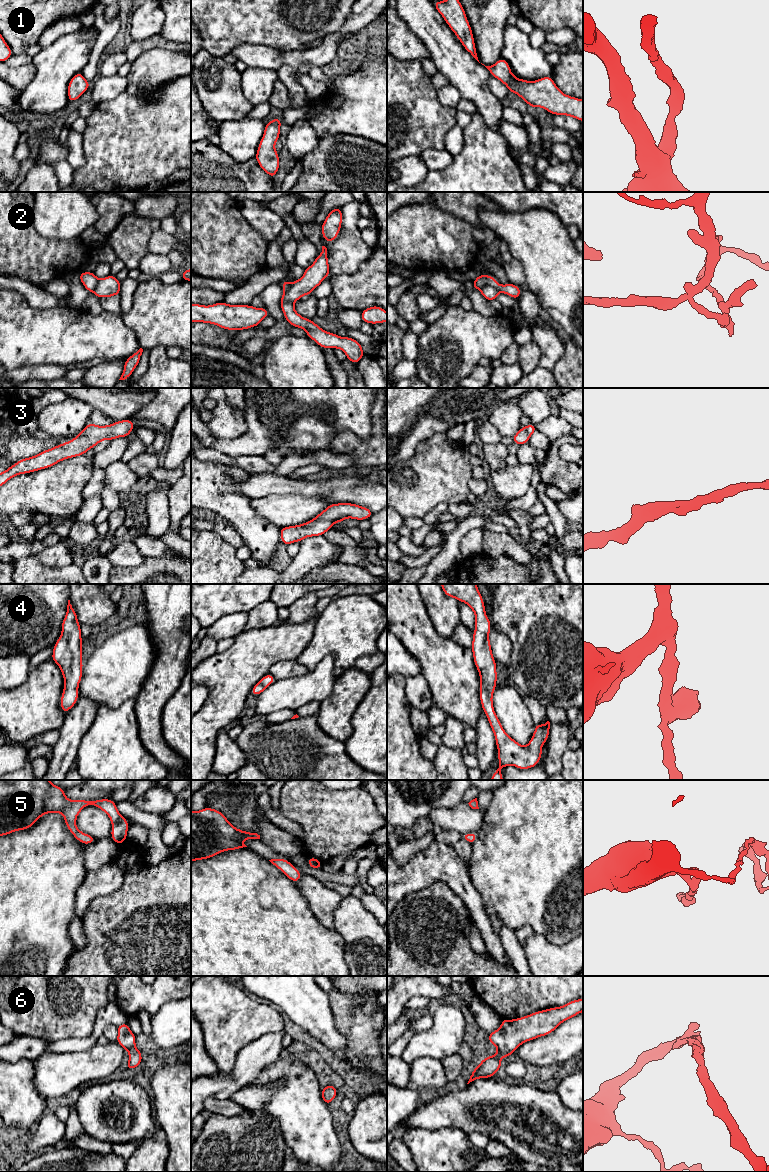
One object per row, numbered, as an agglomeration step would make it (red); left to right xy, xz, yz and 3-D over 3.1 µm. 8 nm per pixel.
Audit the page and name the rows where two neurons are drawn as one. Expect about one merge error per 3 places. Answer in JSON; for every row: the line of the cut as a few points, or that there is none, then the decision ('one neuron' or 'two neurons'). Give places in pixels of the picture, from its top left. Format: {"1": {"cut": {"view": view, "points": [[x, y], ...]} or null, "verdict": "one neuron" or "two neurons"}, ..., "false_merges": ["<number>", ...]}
{"1": {"cut": null, "verdict": "one neuron"}, "2": {"cut": {"view": "yz", "points": [[479, 288], [485, 285], [493, 285], [499, 291]]}, "verdict": "two neurons"}, "3": {"cut": null, "verdict": "one neuron"}, "4": {"cut": null, "verdict": "one neuron"}, "5": {"cut": null, "verdict": "one neuron"}, "6": {"cut": null, "verdict": "one neuron"}, "false_merges": ["2"]}

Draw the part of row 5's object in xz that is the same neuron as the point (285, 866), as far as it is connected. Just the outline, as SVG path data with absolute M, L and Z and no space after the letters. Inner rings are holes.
M280 857L276 859L269 860L276 868L279 868L282 873L284 873L291 881L294 883L301 879L300 871L294 867L288 860L281 859Z

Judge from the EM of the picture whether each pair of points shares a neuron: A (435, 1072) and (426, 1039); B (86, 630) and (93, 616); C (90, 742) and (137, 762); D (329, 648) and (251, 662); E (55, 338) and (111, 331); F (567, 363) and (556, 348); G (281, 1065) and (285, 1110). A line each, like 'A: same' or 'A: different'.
A: different
B: different
C: same
D: different
E: same
F: different
G: same

